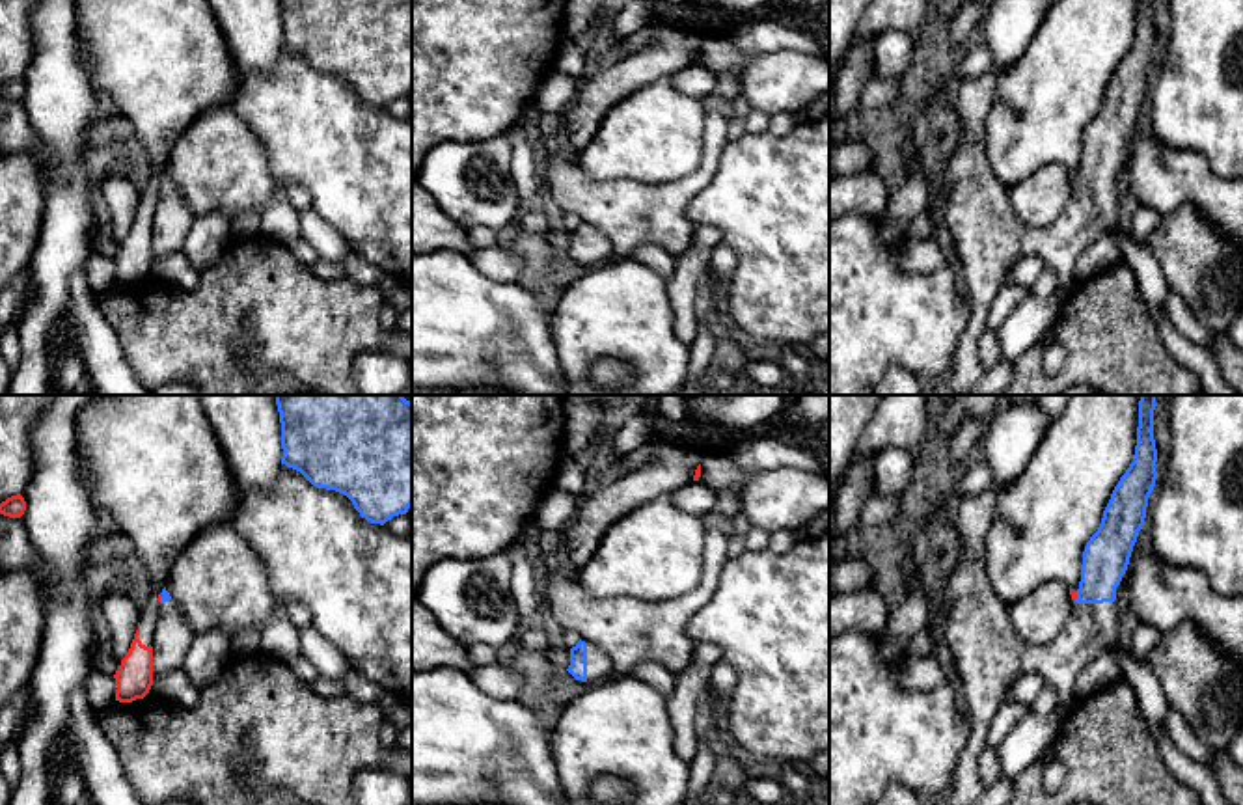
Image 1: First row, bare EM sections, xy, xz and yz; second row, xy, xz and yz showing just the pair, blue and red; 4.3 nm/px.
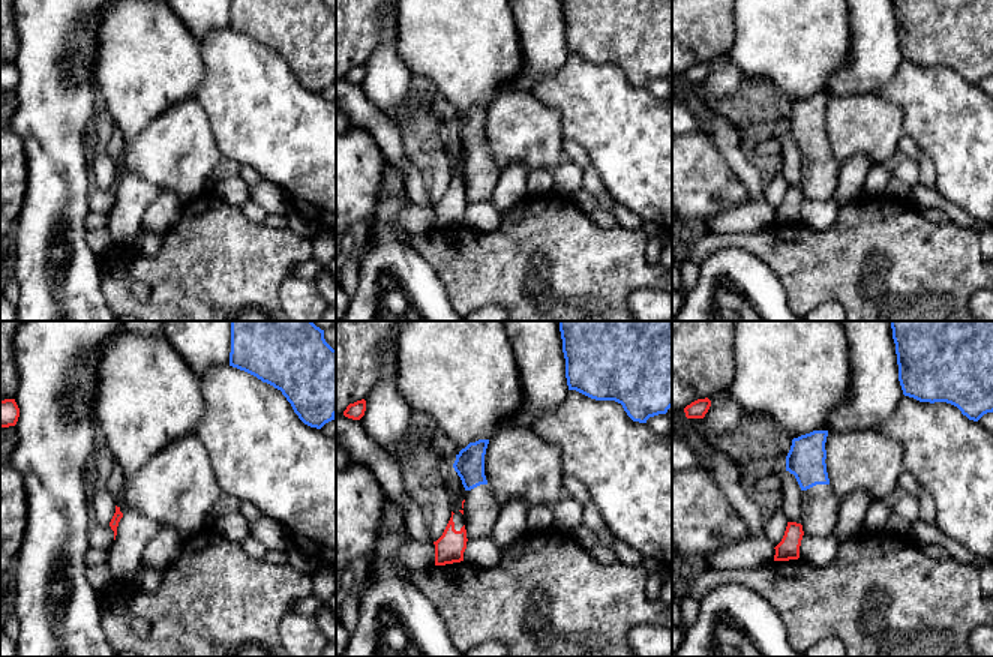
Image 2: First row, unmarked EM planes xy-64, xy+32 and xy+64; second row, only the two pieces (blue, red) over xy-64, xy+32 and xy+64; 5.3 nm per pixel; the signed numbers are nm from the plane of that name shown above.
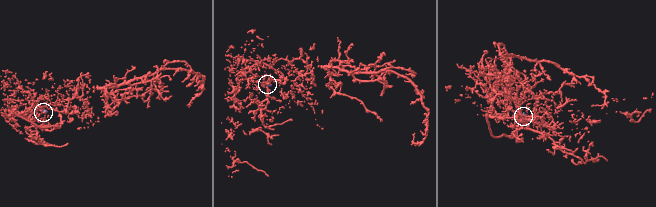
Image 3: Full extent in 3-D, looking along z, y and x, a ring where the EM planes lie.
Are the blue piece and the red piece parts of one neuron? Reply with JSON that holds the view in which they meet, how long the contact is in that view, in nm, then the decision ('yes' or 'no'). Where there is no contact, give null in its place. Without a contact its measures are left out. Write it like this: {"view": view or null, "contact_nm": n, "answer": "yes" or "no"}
{"view": "yz", "contact_nm": 50, "answer": "no"}

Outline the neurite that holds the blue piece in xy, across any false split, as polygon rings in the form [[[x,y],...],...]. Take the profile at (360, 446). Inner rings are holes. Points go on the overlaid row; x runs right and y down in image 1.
[[[276,395],[281,423],[281,464],[300,471],[313,486],[345,494],[354,509],[371,524],[384,525],[412,507],[412,402],[403,395]]]

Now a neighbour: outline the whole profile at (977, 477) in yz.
[[[977,457],[963,470],[960,492],[965,498],[965,496],[977,496],[991,488],[995,488],[993,473],[990,466],[982,458]]]

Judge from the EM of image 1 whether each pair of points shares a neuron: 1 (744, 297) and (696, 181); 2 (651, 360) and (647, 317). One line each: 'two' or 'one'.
1: two
2: one

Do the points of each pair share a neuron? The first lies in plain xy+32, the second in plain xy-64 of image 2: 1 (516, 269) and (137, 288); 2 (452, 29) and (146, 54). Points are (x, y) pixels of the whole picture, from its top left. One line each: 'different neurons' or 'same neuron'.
1: different neurons
2: same neuron

